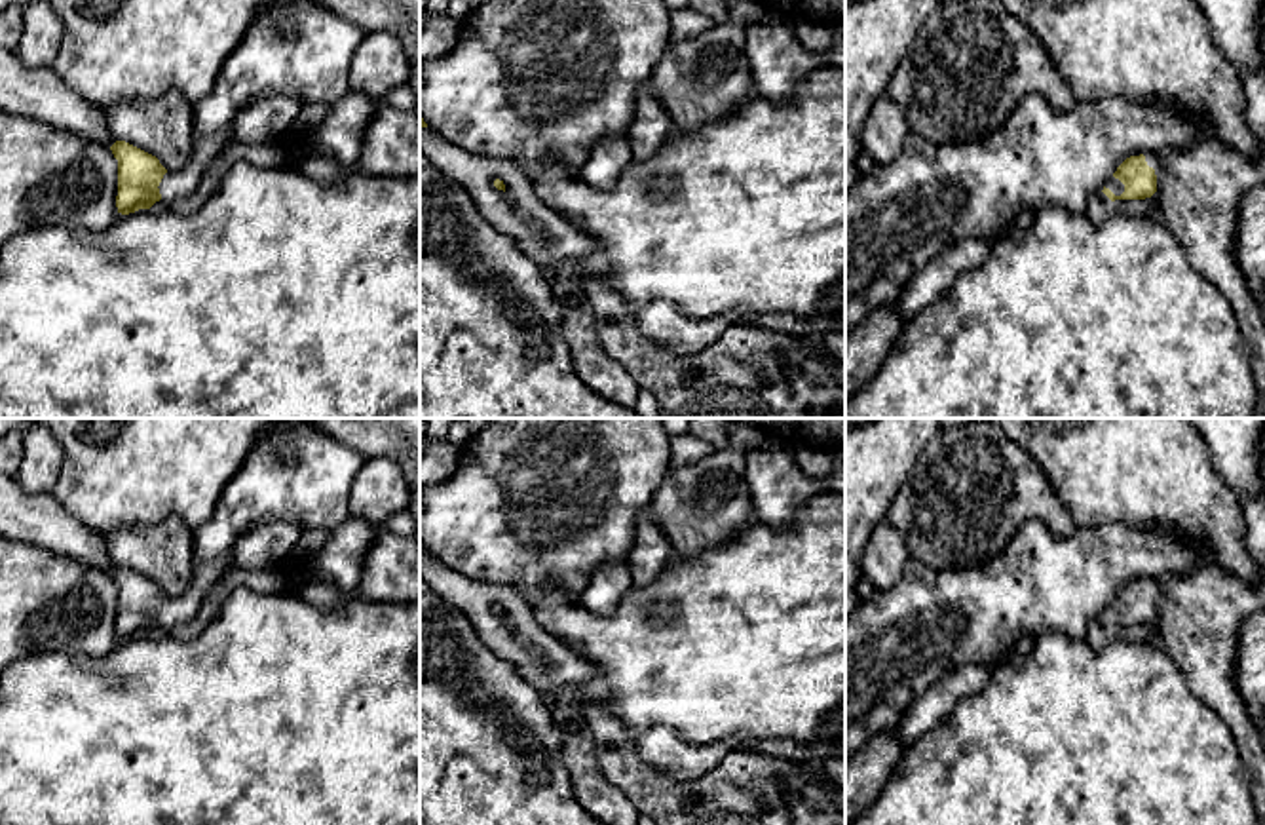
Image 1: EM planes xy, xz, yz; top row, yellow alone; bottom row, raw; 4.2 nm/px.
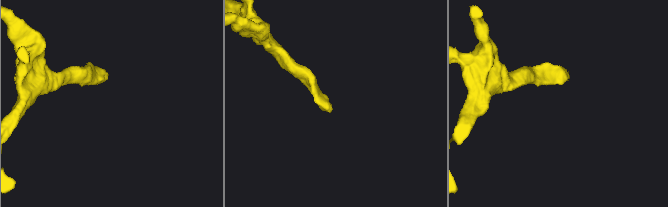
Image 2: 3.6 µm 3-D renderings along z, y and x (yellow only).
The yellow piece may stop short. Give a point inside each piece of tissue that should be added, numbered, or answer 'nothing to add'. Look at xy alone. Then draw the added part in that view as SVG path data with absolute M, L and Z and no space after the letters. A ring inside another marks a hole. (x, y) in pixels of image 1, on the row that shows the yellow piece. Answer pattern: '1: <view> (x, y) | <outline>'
1: xy (185, 181) | M234 125L203 139L194 139L194 150L188 162L177 169L167 171L160 182L160 194L163 201L190 196L198 190L199 182L207 175L209 167L234 141Z

